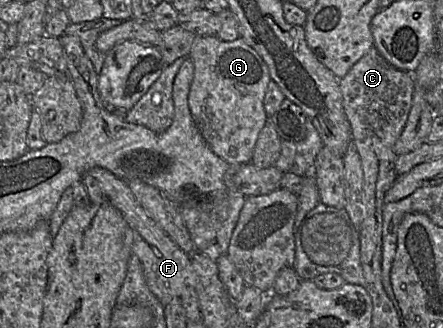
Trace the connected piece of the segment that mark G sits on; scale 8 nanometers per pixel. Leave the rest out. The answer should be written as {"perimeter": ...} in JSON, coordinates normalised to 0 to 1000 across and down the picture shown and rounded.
{"perimeter":[[[483,107],[445,110],[424,177],[436,192],[424,323],[463,436],[517,503],[567,497],[582,412],[607,363],[594,317],[612,247],[603,198],[542,113],[503,125]]]}

